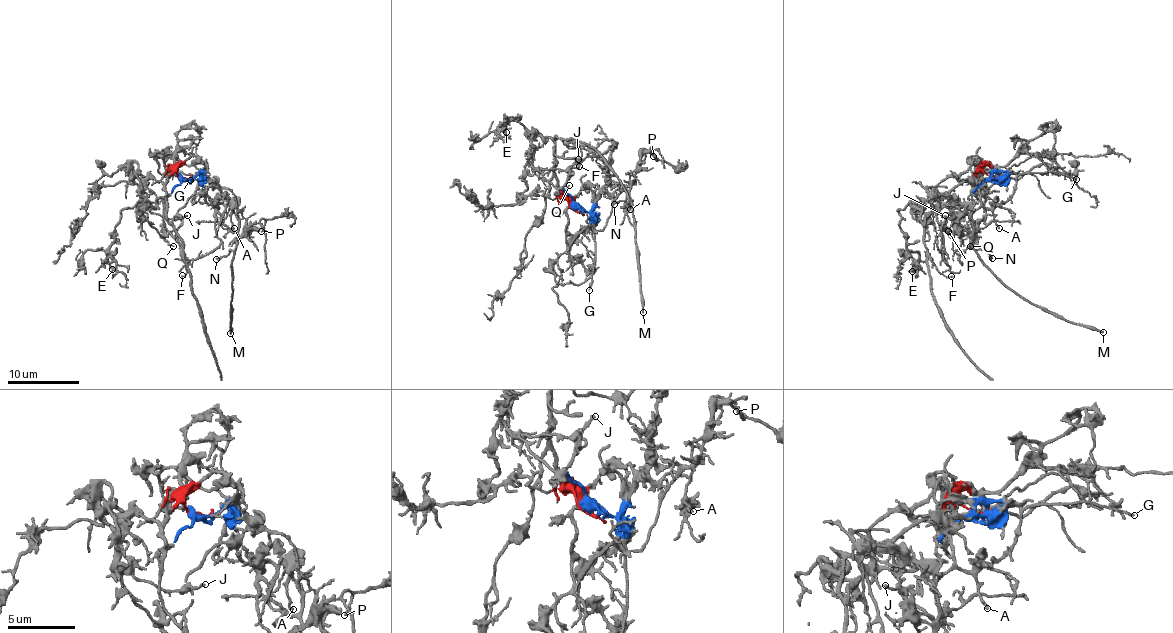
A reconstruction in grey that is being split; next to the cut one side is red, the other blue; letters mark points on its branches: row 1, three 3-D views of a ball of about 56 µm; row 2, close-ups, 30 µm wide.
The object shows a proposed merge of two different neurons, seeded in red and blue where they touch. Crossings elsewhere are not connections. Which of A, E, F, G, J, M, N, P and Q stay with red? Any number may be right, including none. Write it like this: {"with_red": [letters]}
{"with_red": ["E", "F", "J", "Q"]}

